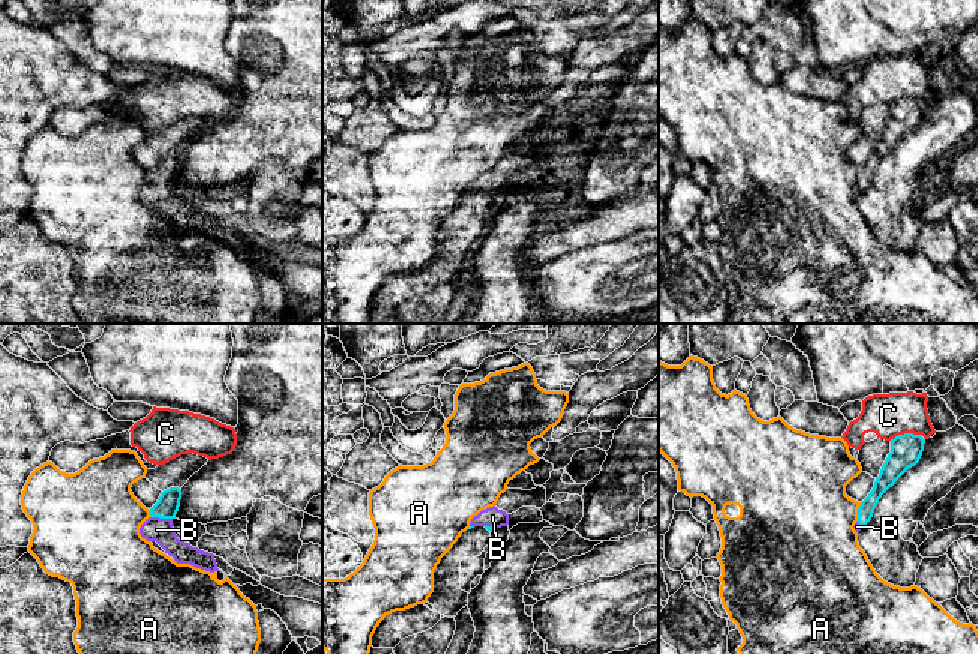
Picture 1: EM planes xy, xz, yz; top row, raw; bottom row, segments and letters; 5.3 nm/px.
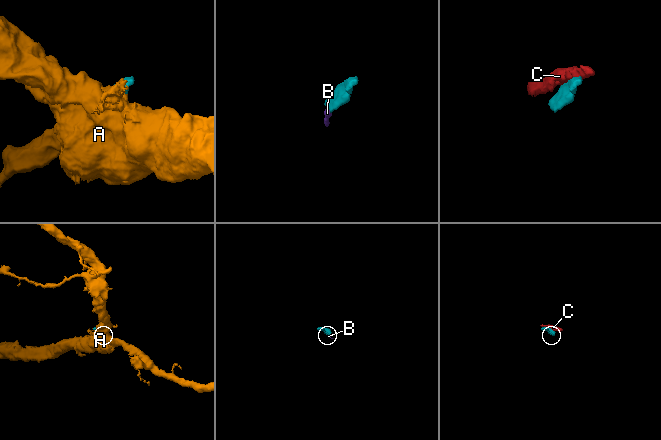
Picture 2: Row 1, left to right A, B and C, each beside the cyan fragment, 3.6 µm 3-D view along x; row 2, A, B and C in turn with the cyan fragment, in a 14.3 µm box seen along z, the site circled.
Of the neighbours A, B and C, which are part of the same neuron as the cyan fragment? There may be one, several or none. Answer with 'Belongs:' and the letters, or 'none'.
Belongs: B

